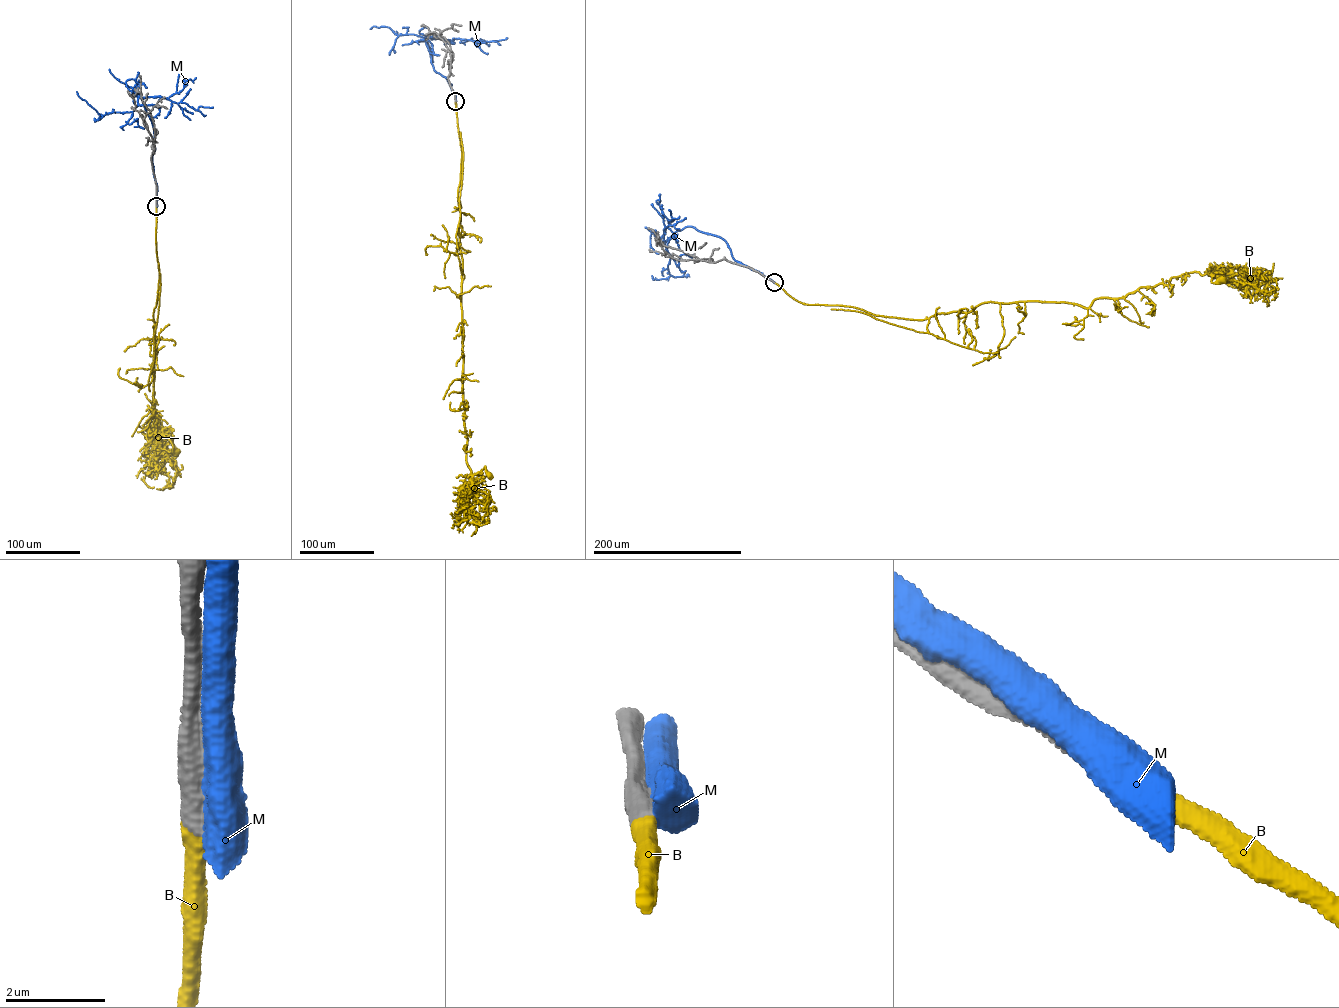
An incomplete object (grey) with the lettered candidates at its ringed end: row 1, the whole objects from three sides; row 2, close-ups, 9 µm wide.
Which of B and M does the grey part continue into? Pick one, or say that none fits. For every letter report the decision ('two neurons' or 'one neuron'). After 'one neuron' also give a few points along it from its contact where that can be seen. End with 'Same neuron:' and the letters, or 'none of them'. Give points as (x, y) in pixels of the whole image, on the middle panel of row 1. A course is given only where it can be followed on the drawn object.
B: one neuron; course (455, 101), (462, 154), (457, 197), (462, 260), (466, 462), (471, 475), (485, 466), (489, 474)
M: two neurons
Same neuron: B

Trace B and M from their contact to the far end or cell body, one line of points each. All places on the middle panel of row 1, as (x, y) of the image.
B: (455, 101), (462, 154), (457, 197), (462, 260), (466, 462), (471, 475), (485, 466), (489, 474)
M: (455, 101), (451, 84), (435, 71), (431, 62), (426, 41), (432, 37), (397, 35), (384, 26), (370, 29)

